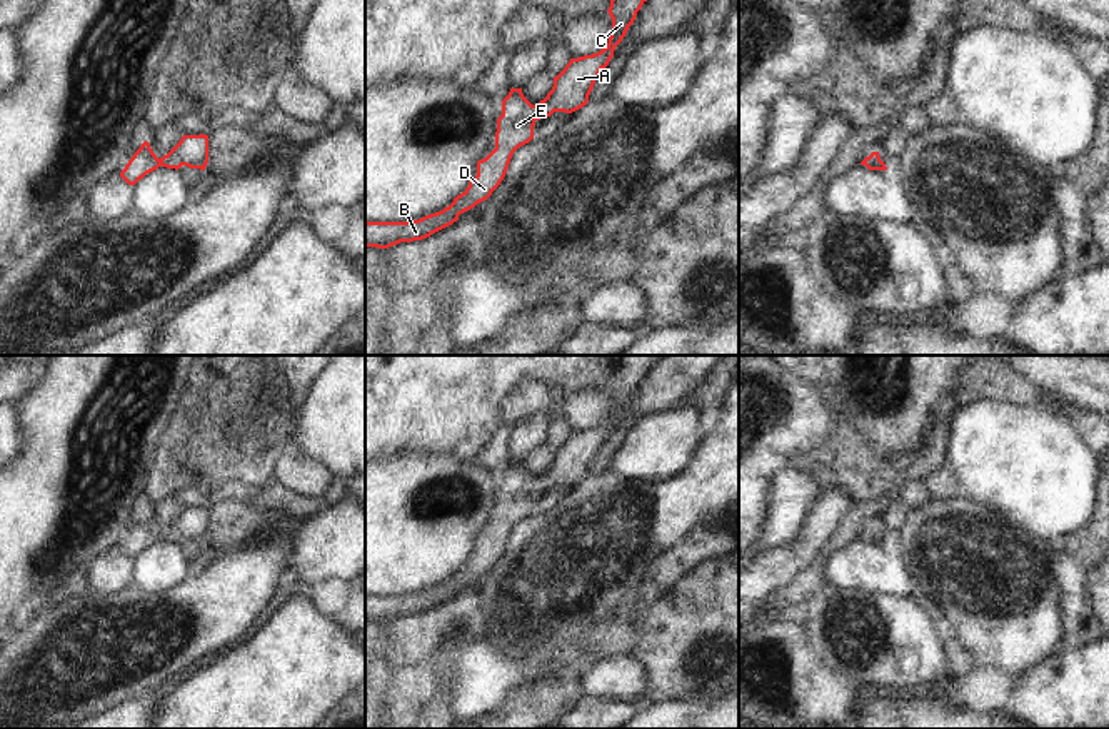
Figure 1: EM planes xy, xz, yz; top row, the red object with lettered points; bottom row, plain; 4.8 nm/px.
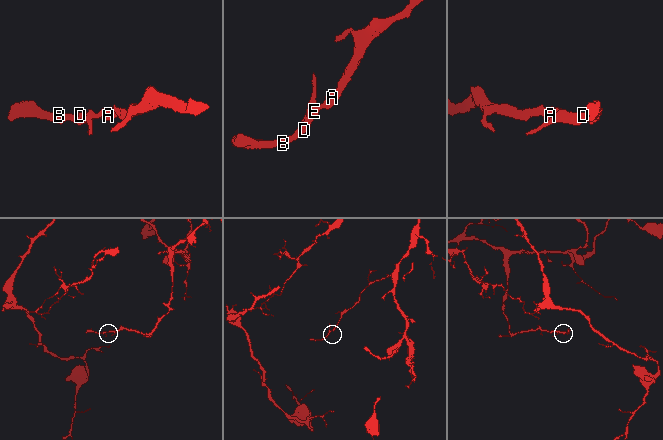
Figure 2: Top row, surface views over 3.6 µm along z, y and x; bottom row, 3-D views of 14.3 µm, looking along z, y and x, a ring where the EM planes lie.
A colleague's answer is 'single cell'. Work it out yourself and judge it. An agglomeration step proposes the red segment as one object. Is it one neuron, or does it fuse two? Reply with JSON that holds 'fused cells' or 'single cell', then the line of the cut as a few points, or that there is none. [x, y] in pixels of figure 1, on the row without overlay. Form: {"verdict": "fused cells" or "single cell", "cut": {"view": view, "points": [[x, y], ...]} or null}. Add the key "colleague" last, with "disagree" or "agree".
{"verdict": "single cell", "cut": null, "colleague": "agree"}

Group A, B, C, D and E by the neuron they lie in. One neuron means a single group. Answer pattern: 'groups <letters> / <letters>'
groups A B C D E

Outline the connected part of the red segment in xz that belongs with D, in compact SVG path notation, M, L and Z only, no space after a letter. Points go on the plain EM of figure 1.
M620 355L607 384L612 392L607 420L592 429L570 432L554 450L552 464L535 479L524 470L522 462L510 462L502 474L502 489L497 492L495 522L477 535L477 549L469 561L449 581L419 594L365 596L365 621L389 622L400 616L427 612L457 596L460 587L487 574L504 554L514 525L534 512L537 494L554 485L572 487L587 479L600 444L609 439L637 385L659 359L660 355Z

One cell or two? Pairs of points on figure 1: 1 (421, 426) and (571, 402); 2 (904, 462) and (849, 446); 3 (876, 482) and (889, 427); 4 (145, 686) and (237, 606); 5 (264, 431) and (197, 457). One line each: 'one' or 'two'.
1: two
2: one
3: two
4: one
5: one

